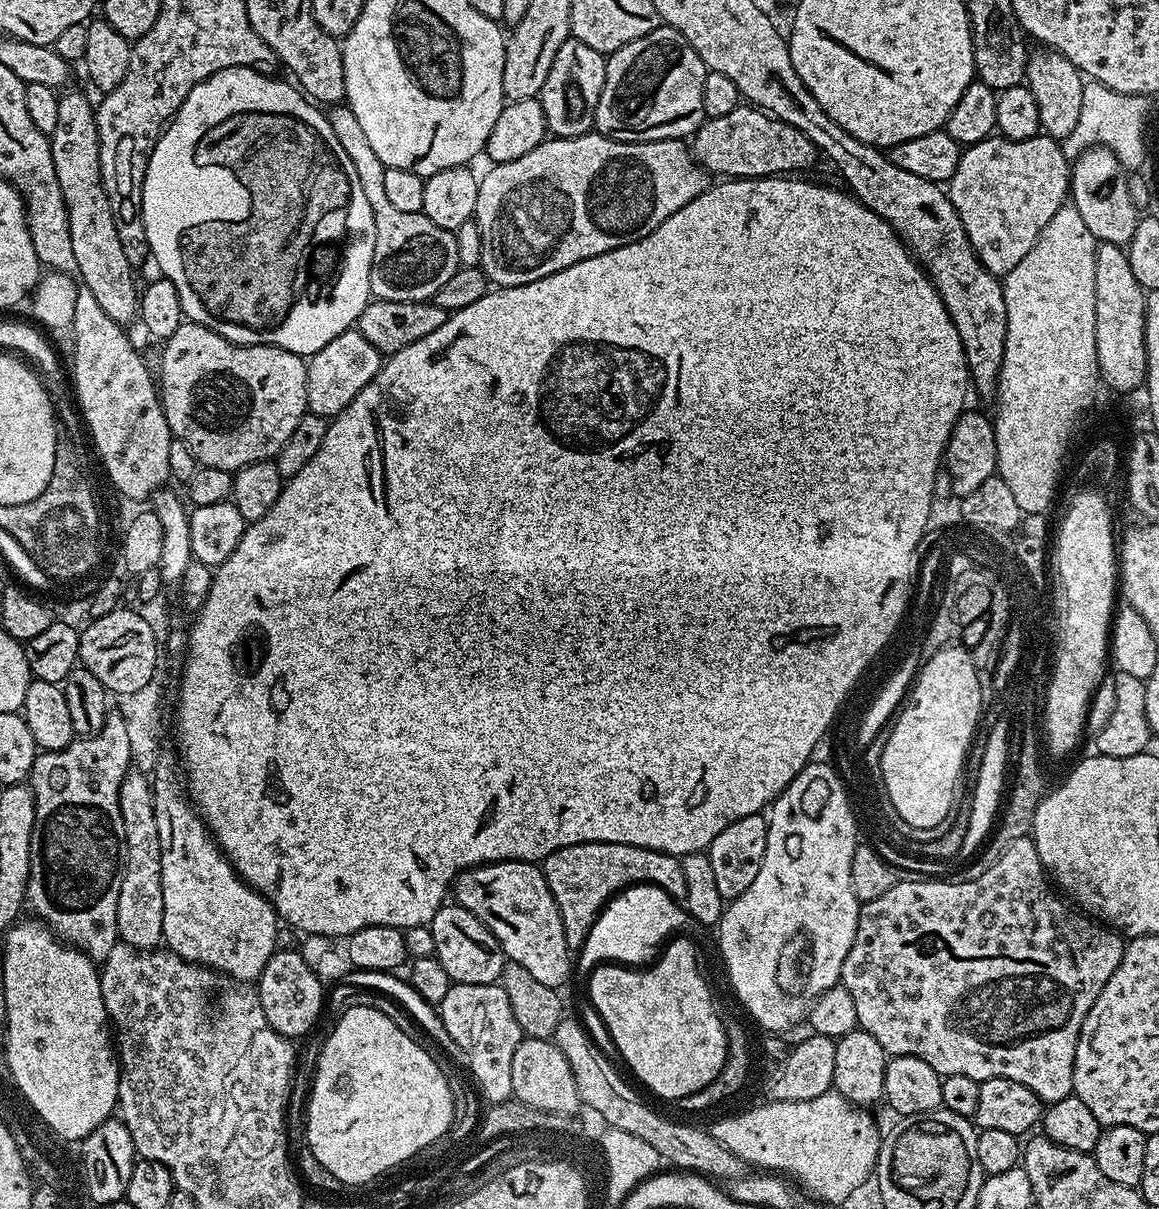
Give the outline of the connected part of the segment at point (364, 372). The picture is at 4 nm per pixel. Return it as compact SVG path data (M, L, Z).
M349 330L338 334L322 350L318 350L307 361L308 377L306 378L306 398L308 399L308 412L313 416L331 418L338 415L350 402L354 402L362 386L369 384L378 374L382 363L382 353L366 338L362 338L359 330Z

